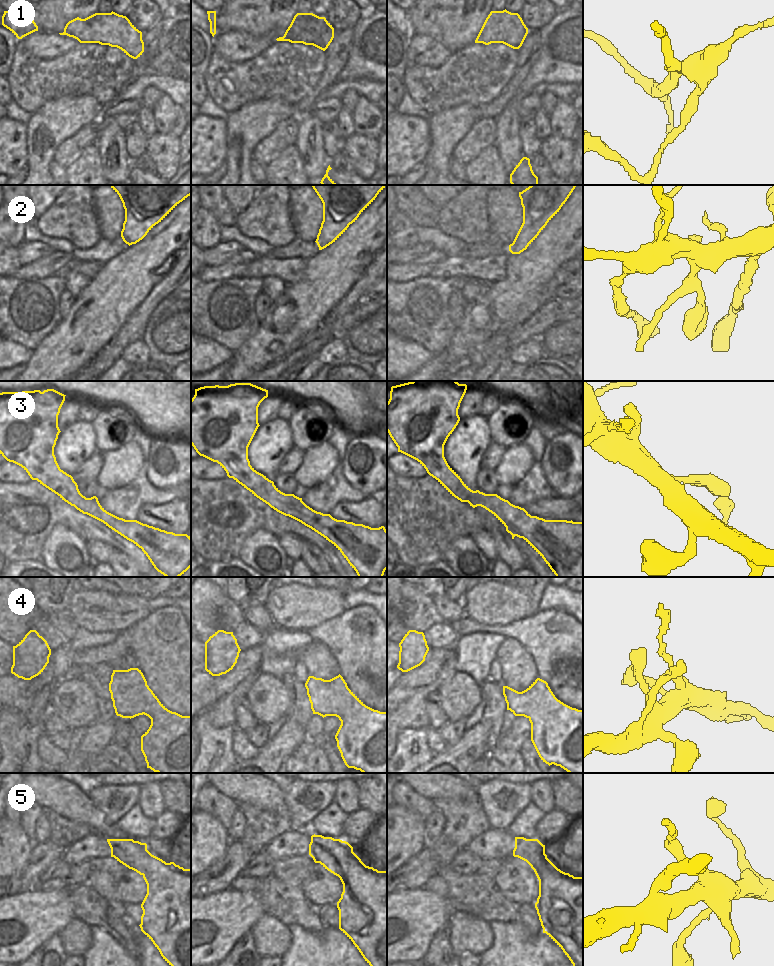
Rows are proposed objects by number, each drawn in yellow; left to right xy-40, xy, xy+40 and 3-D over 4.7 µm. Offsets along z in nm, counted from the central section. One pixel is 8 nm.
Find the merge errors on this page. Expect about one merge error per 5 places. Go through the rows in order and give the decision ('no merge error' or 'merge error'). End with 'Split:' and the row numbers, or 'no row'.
1: merge error
2: no merge error
3: merge error
4: merge error
5: merge error
Split: 1, 3, 4, 5

